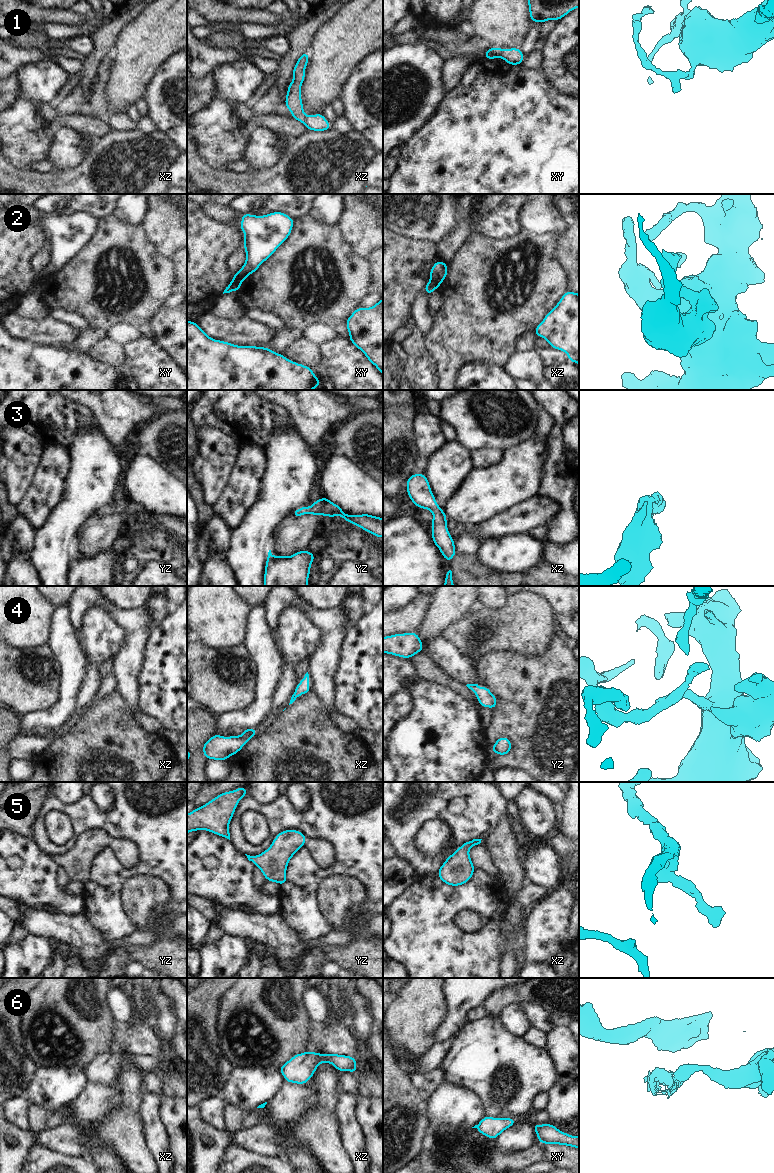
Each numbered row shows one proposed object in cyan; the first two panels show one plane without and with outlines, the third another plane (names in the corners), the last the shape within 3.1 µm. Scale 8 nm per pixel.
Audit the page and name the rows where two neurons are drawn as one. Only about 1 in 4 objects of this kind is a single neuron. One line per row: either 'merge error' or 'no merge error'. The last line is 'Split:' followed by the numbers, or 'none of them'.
1: merge error
2: merge error
3: no merge error
4: no merge error
5: no merge error
6: merge error
Split: 1, 2, 6

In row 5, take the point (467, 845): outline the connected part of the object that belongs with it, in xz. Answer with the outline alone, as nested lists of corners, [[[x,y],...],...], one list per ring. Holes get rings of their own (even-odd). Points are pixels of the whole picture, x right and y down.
[[[482,839],[465,842],[451,854],[437,871],[439,878],[450,886],[465,884],[473,876],[475,867],[469,856],[469,849],[481,843]]]

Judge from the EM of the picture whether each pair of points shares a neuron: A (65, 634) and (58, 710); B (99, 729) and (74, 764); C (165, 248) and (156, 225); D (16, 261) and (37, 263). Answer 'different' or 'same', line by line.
A: same
B: same
C: same
D: different

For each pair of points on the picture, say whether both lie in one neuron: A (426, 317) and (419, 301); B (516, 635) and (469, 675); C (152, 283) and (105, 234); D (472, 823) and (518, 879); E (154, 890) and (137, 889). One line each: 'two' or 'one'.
A: one
B: two
C: one
D: two
E: one

